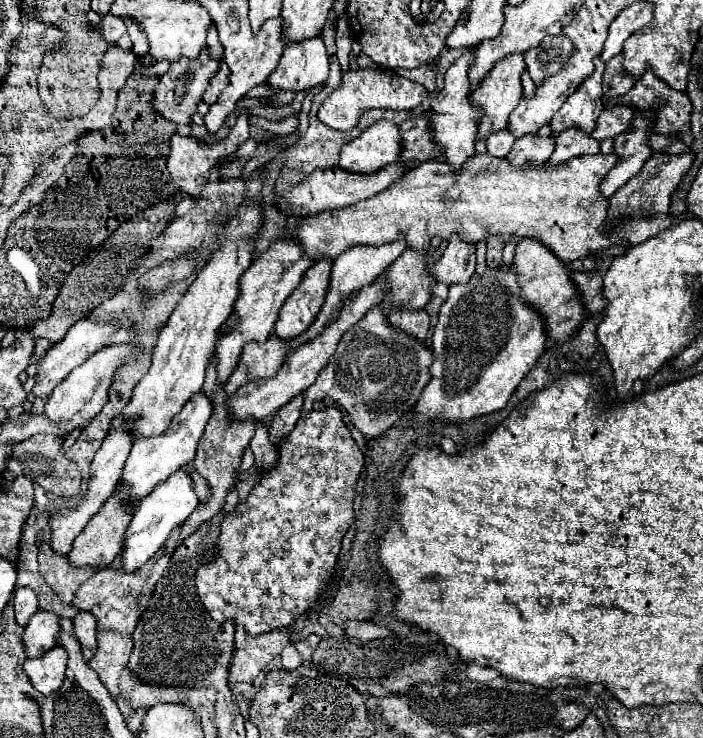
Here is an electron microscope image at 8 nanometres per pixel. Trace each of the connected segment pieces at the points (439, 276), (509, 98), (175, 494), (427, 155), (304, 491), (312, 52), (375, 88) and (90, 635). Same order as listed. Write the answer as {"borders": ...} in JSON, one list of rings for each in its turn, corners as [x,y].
{"borders":[[[[456,234],[448,240],[448,246],[440,260],[432,266],[432,274],[438,282],[456,284],[468,282],[476,270],[476,246],[468,246],[468,242],[460,242]]],[[[512,54],[508,58],[502,58],[500,62],[494,64],[494,68],[488,72],[476,94],[472,94],[472,102],[480,108],[484,108],[484,116],[478,126],[478,138],[488,138],[490,132],[496,132],[508,124],[510,112],[516,108],[516,104],[522,98],[522,82],[520,76],[526,70],[524,66],[524,54]]],[[[182,466],[180,470],[176,470],[176,474],[172,474],[172,478],[168,478],[168,482],[160,482],[160,486],[156,486],[156,490],[152,490],[152,494],[148,494],[148,498],[144,498],[144,502],[140,502],[140,506],[136,508],[122,550],[124,570],[134,572],[148,558],[152,558],[158,552],[158,548],[166,542],[170,530],[184,524],[186,518],[196,508],[198,508],[198,496],[192,486],[192,466]]],[[[430,114],[410,116],[400,124],[402,134],[402,156],[400,162],[408,162],[412,168],[414,162],[428,162],[442,154],[440,146],[432,140],[432,126],[430,126]]],[[[334,406],[312,410],[296,422],[296,428],[278,446],[280,462],[276,468],[264,470],[262,480],[254,486],[246,502],[230,512],[220,528],[220,556],[196,572],[196,590],[216,622],[232,618],[242,624],[248,634],[264,634],[274,628],[290,626],[306,614],[316,594],[330,582],[340,542],[354,522],[354,490],[364,466],[364,456],[342,422],[342,412]]],[[[322,34],[308,42],[290,42],[278,62],[278,68],[268,76],[268,82],[278,90],[304,90],[328,80],[328,52]]],[[[382,68],[380,70],[350,70],[350,72],[344,72],[342,86],[330,98],[322,102],[318,110],[318,118],[330,128],[346,132],[352,126],[356,126],[364,110],[370,110],[370,108],[412,110],[420,106],[426,100],[426,96],[428,96],[428,90],[422,84],[400,78],[394,70],[382,70]]],[[[78,612],[74,618],[74,634],[82,646],[82,654],[84,660],[90,662],[92,656],[96,654],[96,618],[92,618],[92,614],[88,612]]]]}

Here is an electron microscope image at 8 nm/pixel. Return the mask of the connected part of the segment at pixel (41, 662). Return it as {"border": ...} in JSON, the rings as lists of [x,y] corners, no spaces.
{"border":[[[54,646],[48,650],[48,654],[42,654],[40,658],[26,658],[24,670],[30,676],[30,682],[36,690],[42,694],[56,692],[64,682],[68,654],[62,646]]]}

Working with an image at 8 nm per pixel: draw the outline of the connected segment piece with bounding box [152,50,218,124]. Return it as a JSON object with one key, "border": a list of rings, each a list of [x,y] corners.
{"border":[[[206,50],[200,52],[194,60],[178,60],[174,64],[174,76],[162,76],[156,90],[152,106],[158,114],[162,114],[166,120],[172,120],[176,124],[190,124],[190,116],[196,112],[196,106],[202,102],[202,94],[208,86],[210,76],[218,70],[218,60],[212,60]]]}

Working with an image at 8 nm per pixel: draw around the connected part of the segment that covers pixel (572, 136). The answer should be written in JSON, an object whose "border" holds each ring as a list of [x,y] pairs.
{"border":[[[564,130],[564,134],[556,138],[556,150],[550,162],[562,164],[574,156],[584,154],[600,154],[600,140],[594,140],[590,134],[584,134],[582,130]]]}

